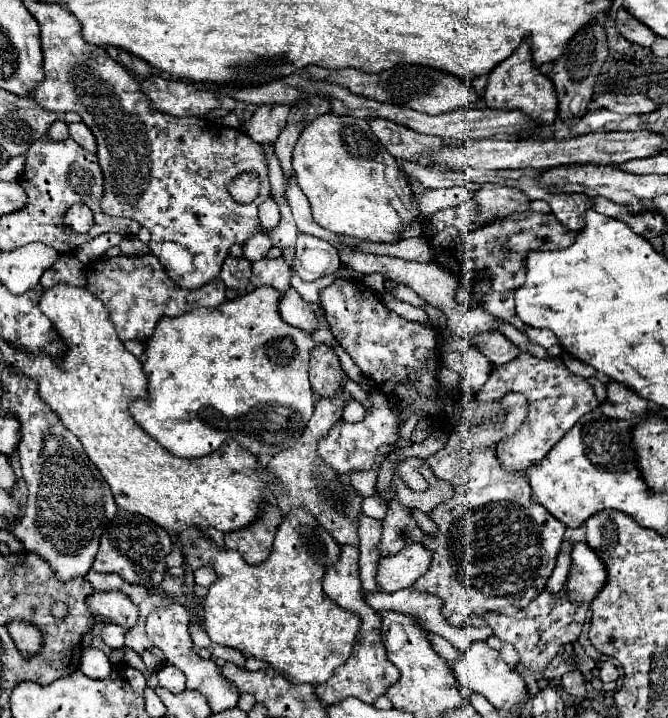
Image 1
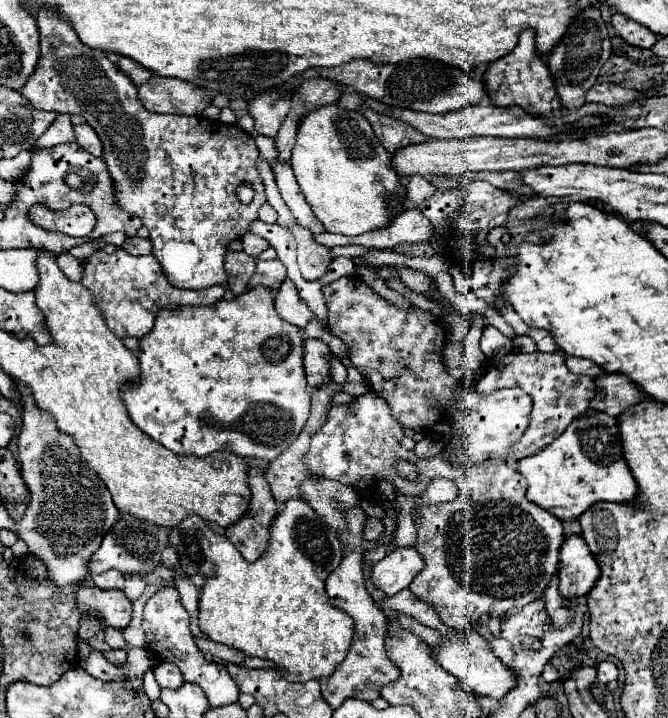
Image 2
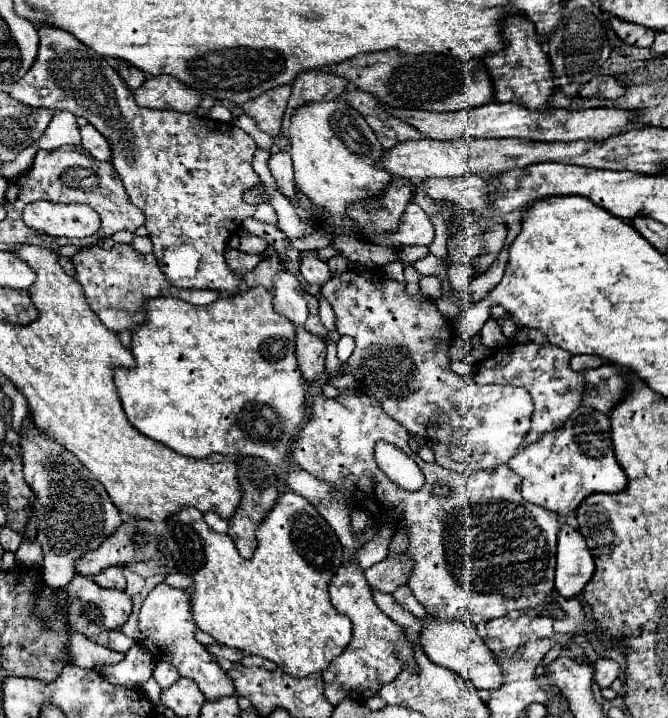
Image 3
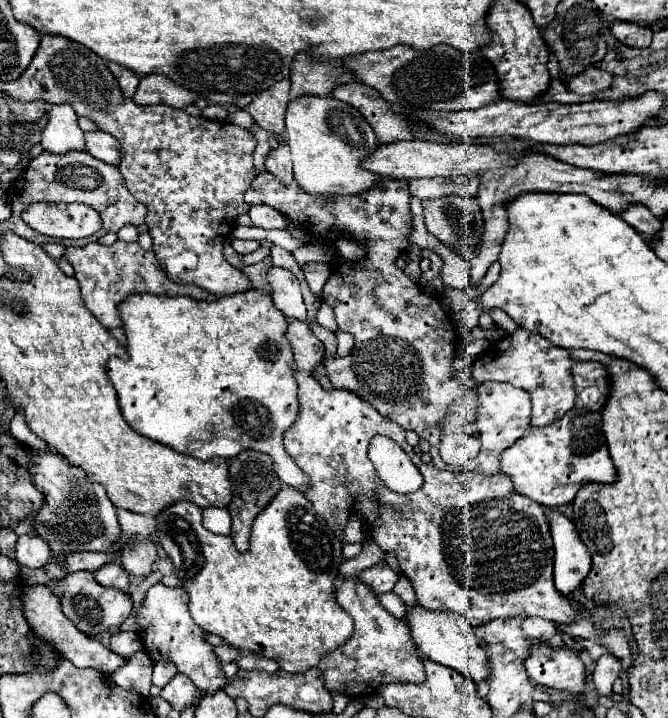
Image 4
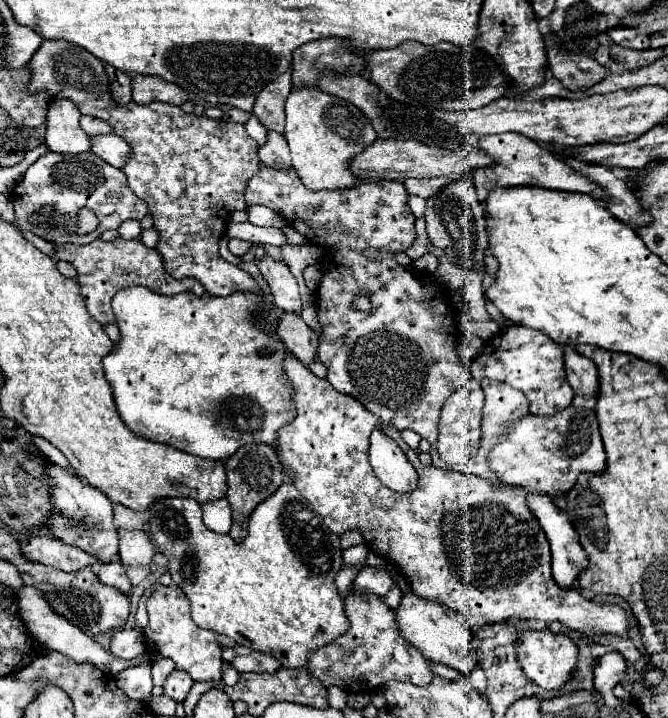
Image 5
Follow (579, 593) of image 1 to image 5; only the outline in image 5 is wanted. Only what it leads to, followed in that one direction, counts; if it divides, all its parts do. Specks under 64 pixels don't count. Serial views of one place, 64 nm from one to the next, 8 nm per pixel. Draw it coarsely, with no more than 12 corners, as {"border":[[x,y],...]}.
{"border":[[526,494],[552,548],[552,572],[570,588],[588,556],[568,514]]}

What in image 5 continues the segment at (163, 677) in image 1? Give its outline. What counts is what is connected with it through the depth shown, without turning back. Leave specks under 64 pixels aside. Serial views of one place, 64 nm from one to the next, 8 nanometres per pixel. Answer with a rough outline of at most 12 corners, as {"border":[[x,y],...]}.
{"border":[[162,658],[152,664],[154,686],[162,686],[174,662]]}

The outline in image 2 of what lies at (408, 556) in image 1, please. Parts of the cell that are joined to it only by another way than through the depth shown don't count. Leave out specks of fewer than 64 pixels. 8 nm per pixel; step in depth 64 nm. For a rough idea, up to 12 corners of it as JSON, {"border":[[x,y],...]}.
{"border":[[396,548],[372,566],[372,582],[386,596],[408,588],[424,558]]}

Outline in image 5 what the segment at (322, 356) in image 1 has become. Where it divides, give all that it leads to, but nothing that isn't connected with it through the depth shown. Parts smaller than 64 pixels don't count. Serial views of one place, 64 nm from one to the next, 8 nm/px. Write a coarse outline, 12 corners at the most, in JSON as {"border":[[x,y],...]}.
{"border":[[282,314],[276,334],[304,364],[318,352],[318,334],[298,314]]}

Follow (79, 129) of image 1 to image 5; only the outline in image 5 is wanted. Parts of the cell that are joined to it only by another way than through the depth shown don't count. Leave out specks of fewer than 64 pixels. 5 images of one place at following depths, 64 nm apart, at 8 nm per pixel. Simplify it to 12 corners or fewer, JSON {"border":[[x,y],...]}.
{"border":[[112,132],[92,136],[92,152],[114,168],[130,146]]}

